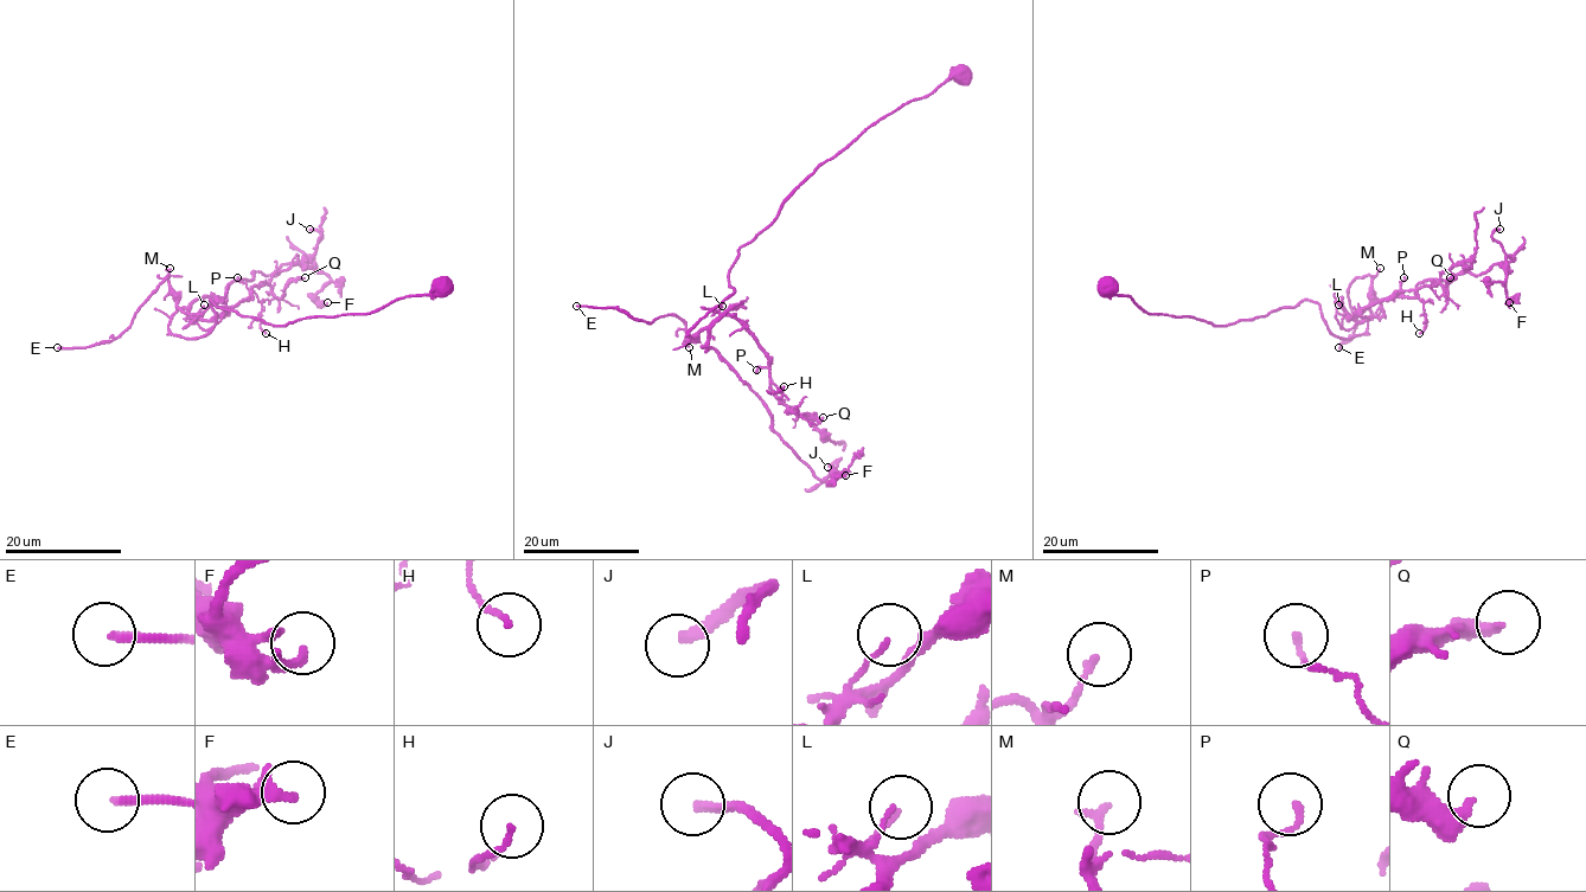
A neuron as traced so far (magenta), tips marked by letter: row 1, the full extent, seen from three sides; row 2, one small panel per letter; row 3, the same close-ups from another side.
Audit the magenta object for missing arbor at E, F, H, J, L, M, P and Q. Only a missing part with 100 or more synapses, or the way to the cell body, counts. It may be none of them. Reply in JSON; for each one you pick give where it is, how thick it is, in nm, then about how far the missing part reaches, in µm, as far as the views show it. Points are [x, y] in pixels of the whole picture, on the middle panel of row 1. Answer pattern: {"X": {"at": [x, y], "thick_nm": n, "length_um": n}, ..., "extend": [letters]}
{"extend": []}

